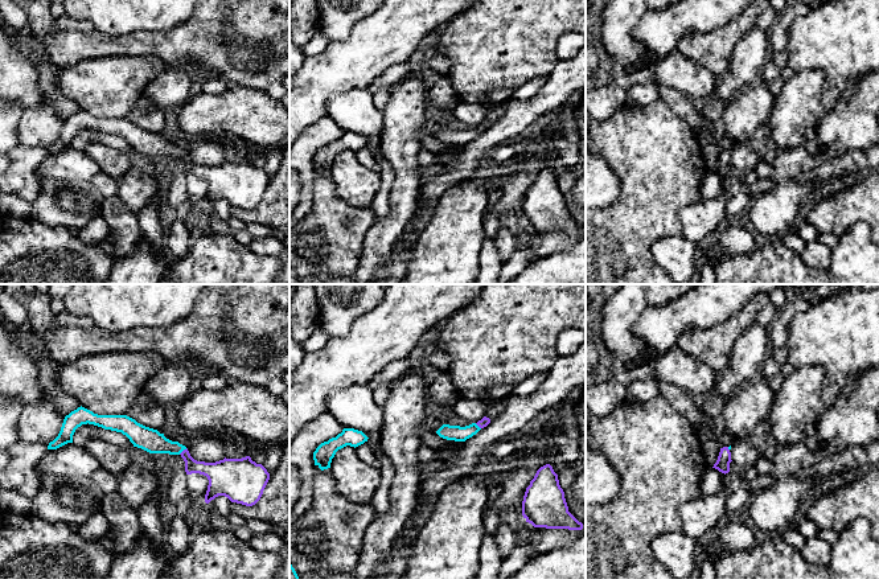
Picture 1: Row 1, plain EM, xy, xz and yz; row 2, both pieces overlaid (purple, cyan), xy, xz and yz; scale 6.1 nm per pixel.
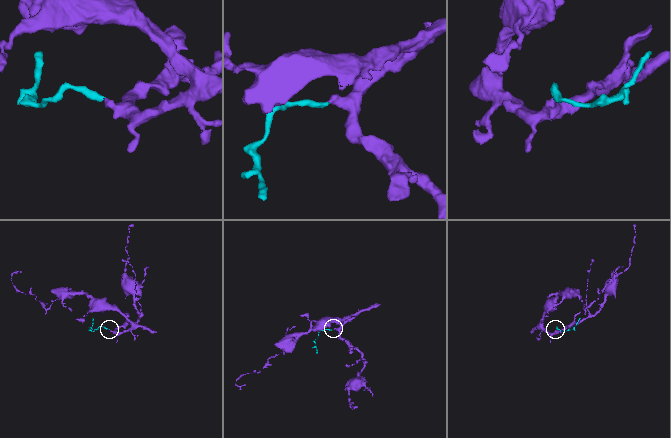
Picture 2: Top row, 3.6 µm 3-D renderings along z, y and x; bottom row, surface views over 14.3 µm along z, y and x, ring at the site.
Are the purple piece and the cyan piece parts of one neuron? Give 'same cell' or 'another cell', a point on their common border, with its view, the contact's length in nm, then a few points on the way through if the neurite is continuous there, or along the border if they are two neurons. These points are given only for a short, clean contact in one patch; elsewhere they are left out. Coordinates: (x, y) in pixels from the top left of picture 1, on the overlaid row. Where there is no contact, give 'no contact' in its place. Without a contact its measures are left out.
same cell | xy (184, 450) | 70 nm | across xy (218, 472), (196, 467), (184, 450), (163, 446), (148, 439)

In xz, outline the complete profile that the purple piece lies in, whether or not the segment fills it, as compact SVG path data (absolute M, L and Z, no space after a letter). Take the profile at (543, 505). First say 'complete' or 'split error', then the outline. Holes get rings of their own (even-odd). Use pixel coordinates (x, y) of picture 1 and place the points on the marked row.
complete | M550 464L541 467L526 488L522 516L534 527L583 529L583 523L568 512L558 475Z

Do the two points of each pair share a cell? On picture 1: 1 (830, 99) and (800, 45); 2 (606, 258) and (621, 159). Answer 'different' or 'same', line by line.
1: same
2: same

